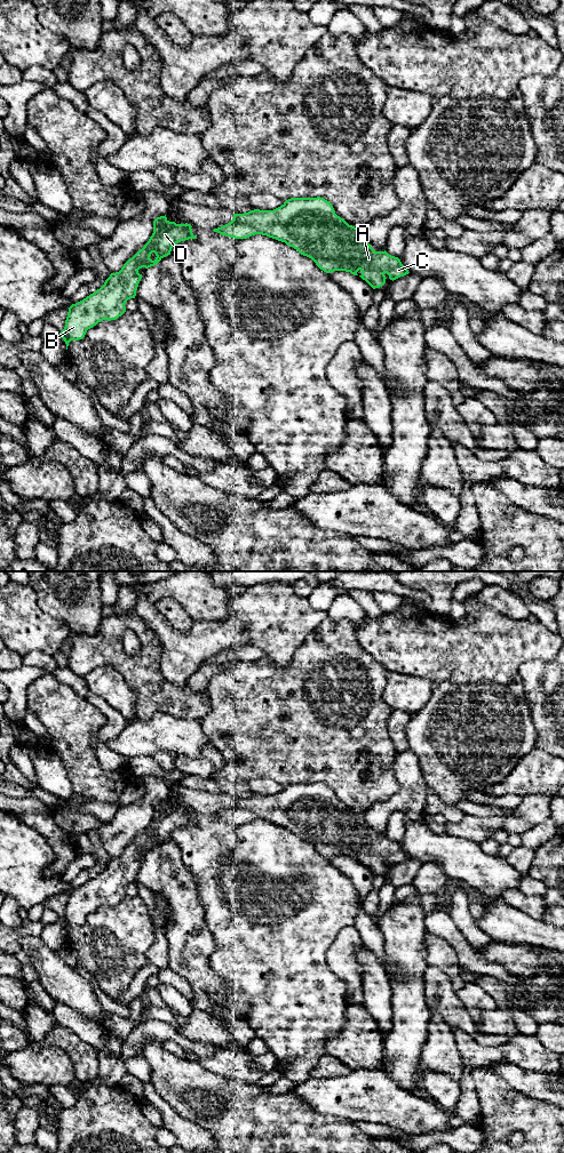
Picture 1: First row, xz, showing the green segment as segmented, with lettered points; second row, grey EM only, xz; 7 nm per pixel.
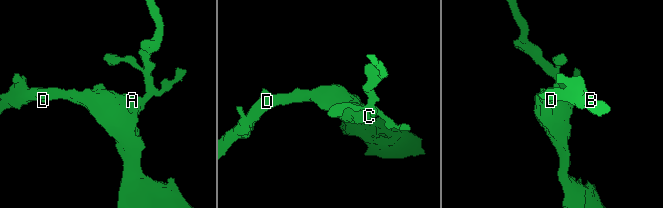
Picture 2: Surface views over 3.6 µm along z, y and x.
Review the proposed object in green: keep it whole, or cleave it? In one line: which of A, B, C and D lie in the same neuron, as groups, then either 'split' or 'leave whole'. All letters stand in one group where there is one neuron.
A B C D; leave whole

